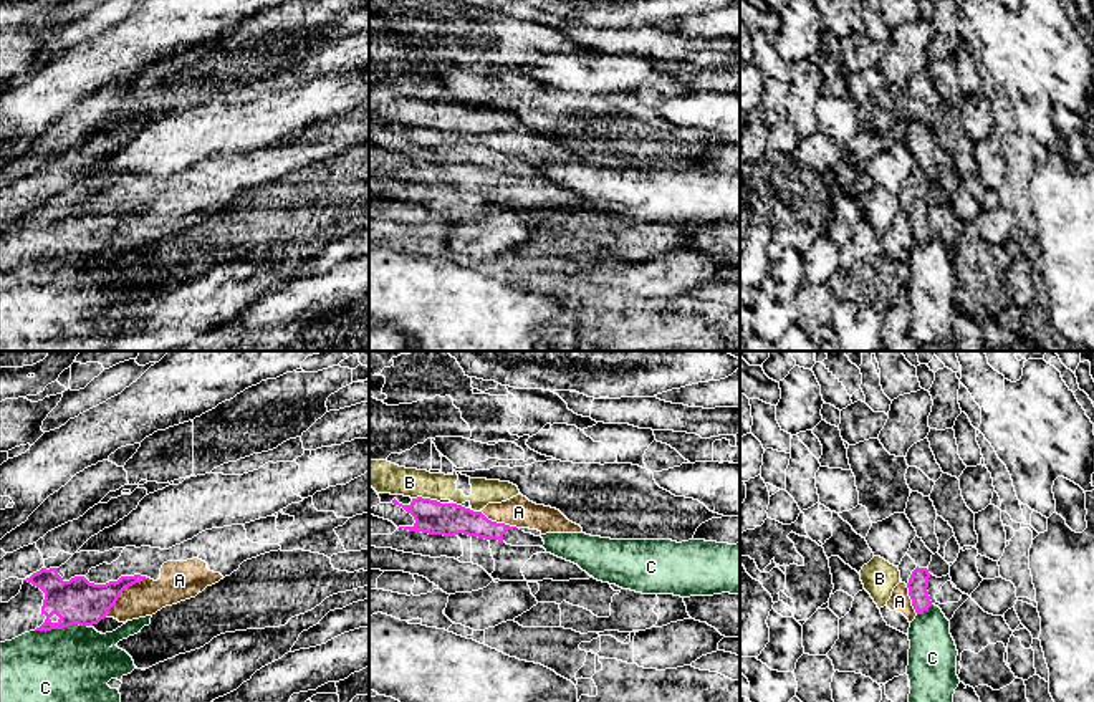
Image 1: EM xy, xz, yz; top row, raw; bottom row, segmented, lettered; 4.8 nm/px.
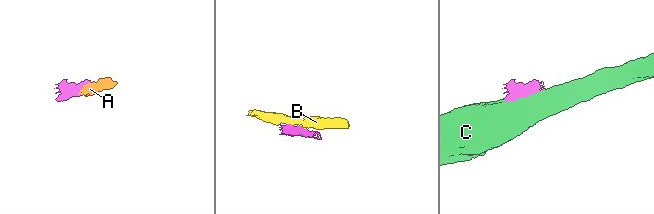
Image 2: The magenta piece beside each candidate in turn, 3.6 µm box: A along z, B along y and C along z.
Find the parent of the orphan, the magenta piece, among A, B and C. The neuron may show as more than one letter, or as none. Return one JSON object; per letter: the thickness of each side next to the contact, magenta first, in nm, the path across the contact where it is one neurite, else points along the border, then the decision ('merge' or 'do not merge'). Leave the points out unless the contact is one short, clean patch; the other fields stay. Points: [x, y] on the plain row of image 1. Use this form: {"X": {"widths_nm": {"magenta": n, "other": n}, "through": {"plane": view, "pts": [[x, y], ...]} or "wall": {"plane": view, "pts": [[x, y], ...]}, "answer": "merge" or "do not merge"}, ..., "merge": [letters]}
{"A": {"widths_nm": {"magenta": 220, "other": 170}, "wall": {"plane": "xy", "pts": [[146, 207], [129, 214], [105, 245]]}, "answer": "do not merge"}, "B": {"widths_nm": {"magenta": 160, "other": 160}, "wall": {"plane": "xz", "pts": [[412, 126], [429, 126], [439, 131]]}, "answer": "do not merge"}, "C": {"widths_nm": {"magenta": 220, "other": 480}, "answer": "do not merge"}, "merge": []}

